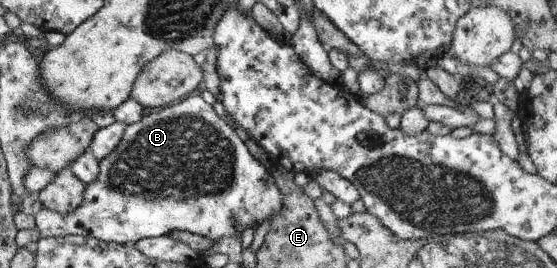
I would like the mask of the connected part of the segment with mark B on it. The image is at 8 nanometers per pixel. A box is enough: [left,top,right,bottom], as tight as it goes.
[32,92,281,246]

